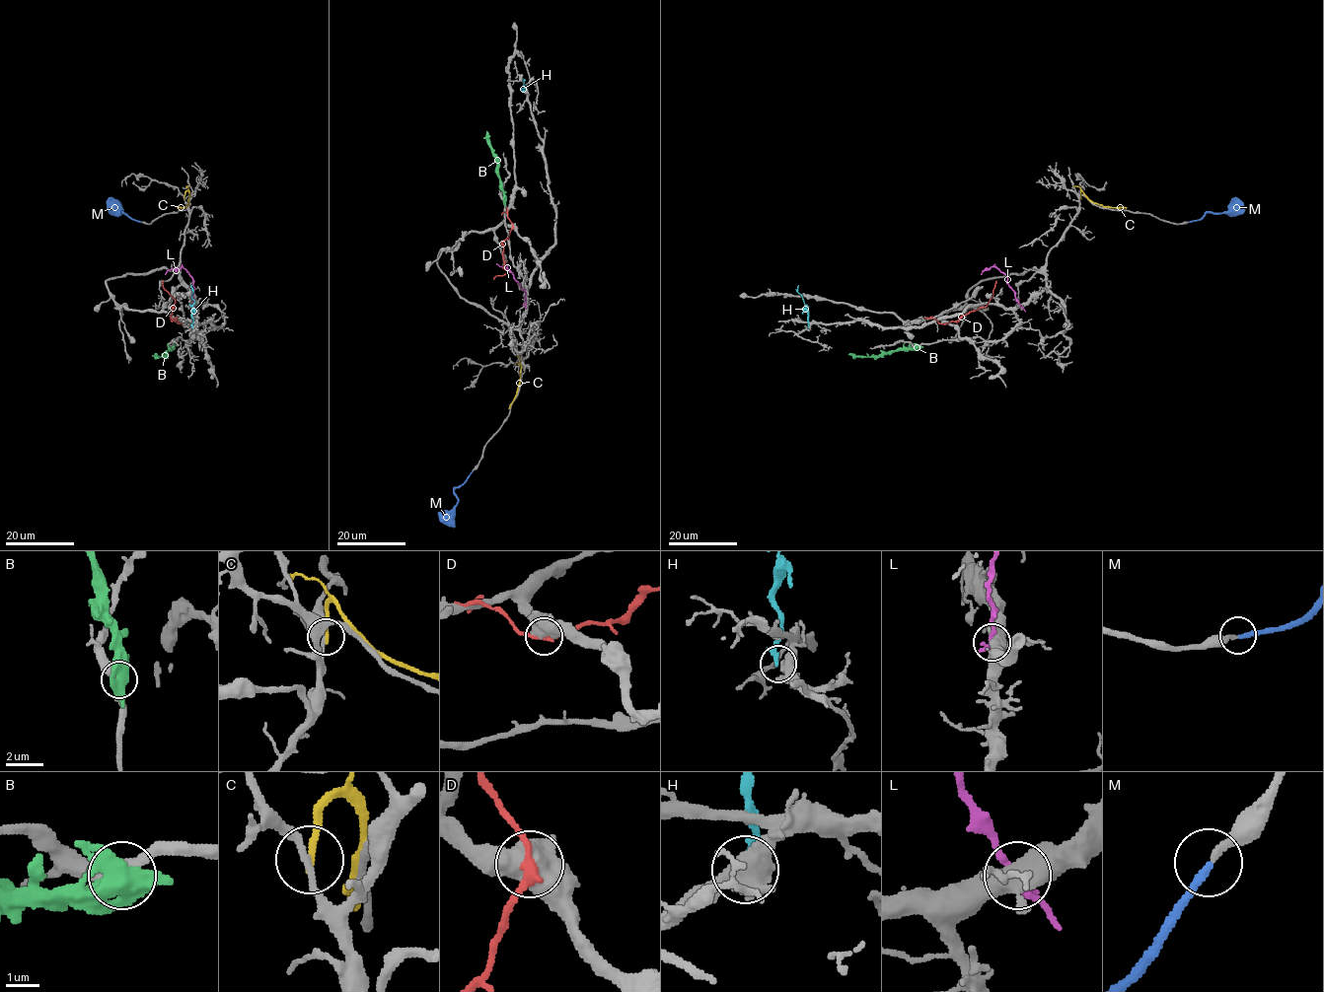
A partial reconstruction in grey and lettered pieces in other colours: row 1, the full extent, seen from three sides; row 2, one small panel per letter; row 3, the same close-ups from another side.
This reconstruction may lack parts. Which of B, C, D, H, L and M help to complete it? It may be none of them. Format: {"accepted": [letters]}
{"accepted": ["M"]}

